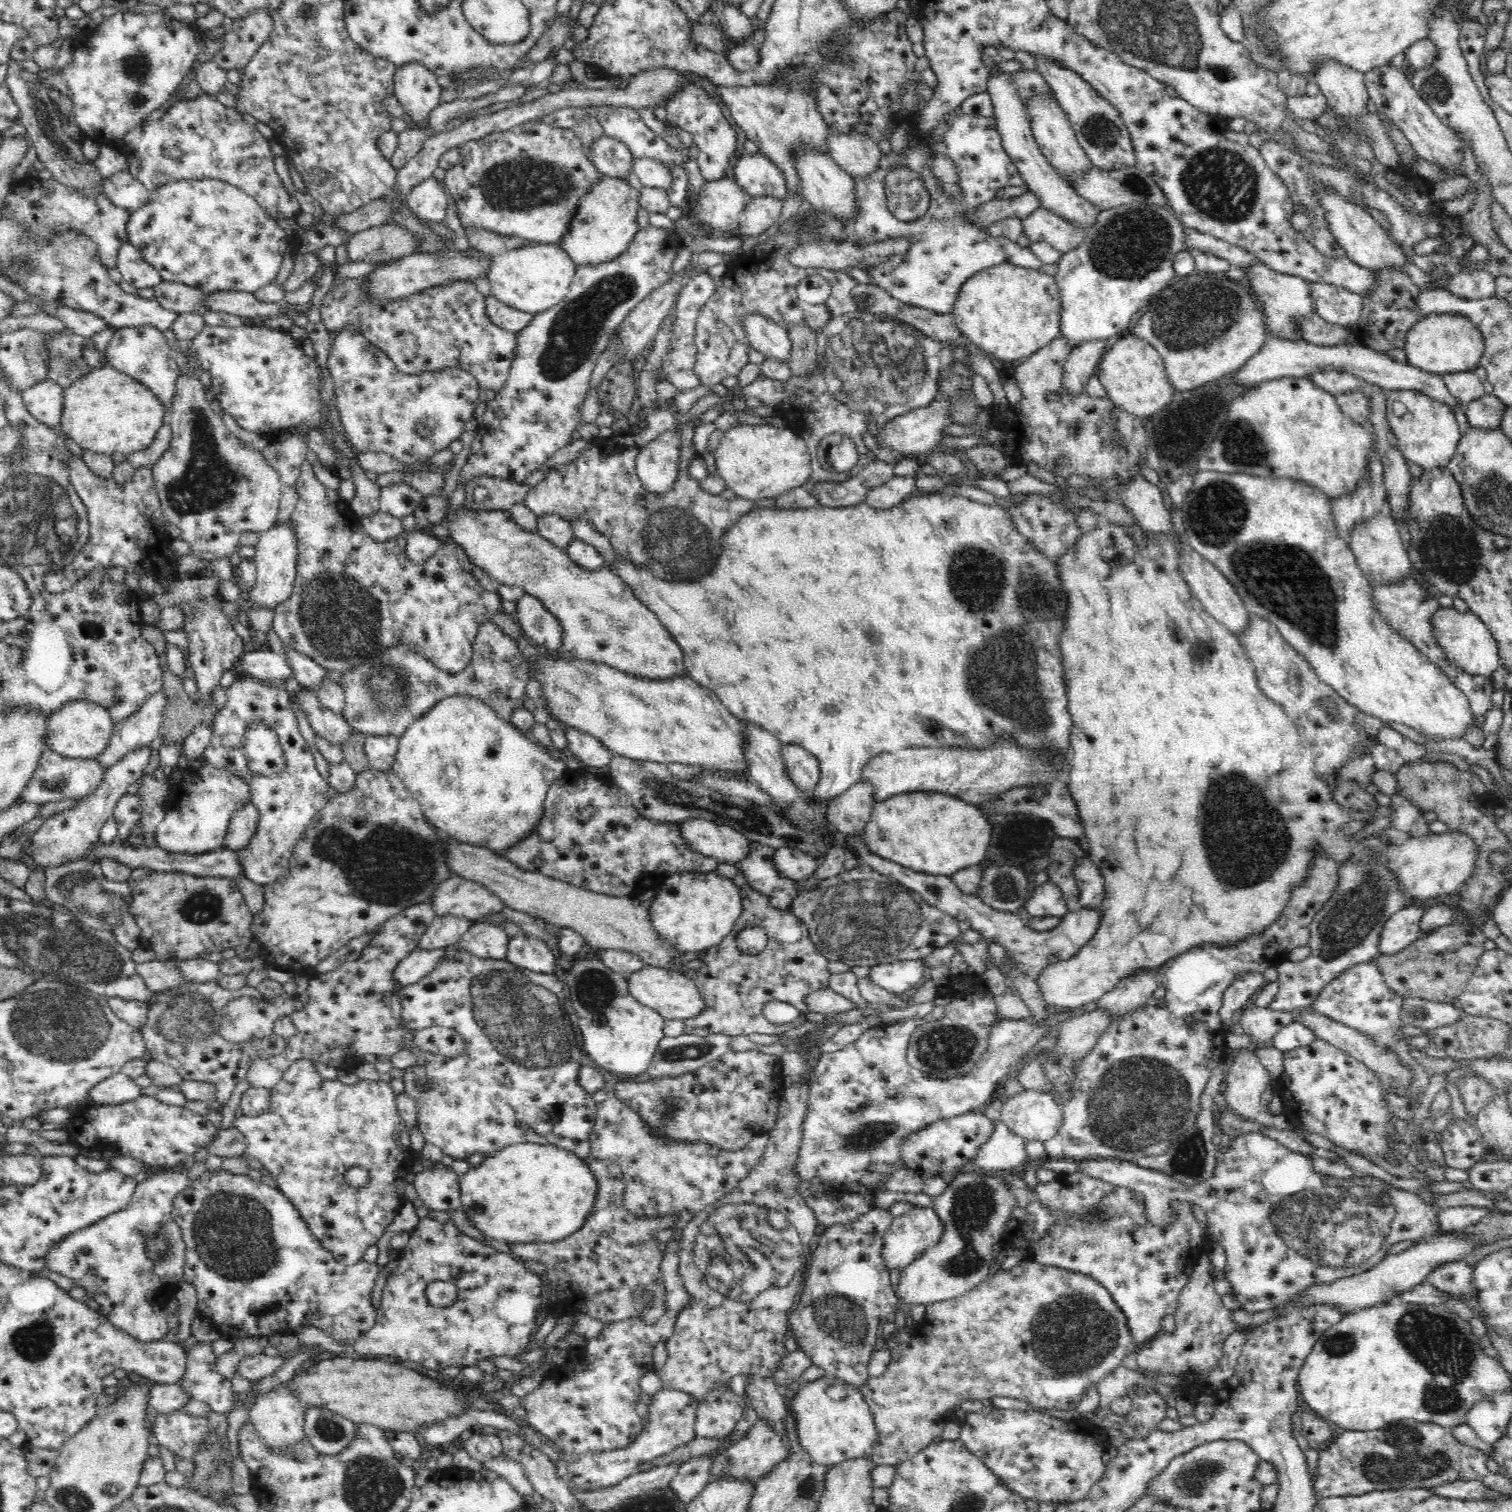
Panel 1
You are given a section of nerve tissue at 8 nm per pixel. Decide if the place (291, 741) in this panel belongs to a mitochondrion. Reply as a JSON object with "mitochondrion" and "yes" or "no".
{"mitochondrion":"no"}

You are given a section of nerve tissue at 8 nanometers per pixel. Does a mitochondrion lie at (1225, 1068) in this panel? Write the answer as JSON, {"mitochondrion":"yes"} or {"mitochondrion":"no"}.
{"mitochondrion":"no"}

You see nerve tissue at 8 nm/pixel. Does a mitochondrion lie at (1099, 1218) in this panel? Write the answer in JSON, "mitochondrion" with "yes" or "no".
{"mitochondrion":"yes"}

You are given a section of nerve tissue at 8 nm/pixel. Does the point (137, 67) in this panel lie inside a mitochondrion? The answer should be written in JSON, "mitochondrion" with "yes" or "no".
{"mitochondrion":"yes"}

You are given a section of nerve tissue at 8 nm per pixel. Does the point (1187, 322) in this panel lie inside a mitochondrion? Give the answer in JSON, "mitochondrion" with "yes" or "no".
{"mitochondrion":"yes"}

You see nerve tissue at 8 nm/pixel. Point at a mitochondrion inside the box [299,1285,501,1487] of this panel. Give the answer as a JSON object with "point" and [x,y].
{"point":[328,1429]}

